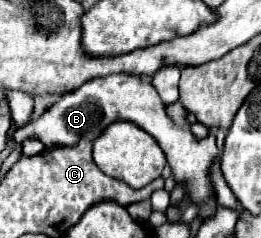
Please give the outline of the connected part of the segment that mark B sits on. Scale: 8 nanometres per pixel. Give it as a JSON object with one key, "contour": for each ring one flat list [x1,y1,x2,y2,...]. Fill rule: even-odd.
{"contour":[[110,74,110,76,102,76,102,78,92,78,86,84,82,84,80,88,62,94,62,98,56,104,52,104,44,116,50,116,48,124,44,120,36,120,36,122,30,122,30,124,18,128,16,134,26,134,26,140,40,140,46,148,54,148,54,146,78,144,78,140,94,140,100,136,100,132,108,124,112,124,116,120,128,120,128,122,138,124,142,130,146,130,150,136,154,136,154,140,164,150,176,182,188,184,188,194,192,198,192,202,204,204,198,216,208,218,214,214,216,204,208,204,208,198,214,194,214,190,210,186,208,168,210,168,212,160,218,156,216,138,210,132,208,138,198,142,198,140,194,140,192,132,176,128,172,124,172,120,168,118,166,106,162,104,162,100,160,100,158,92,154,90,154,86,150,84,150,80,144,80,134,74]]}

